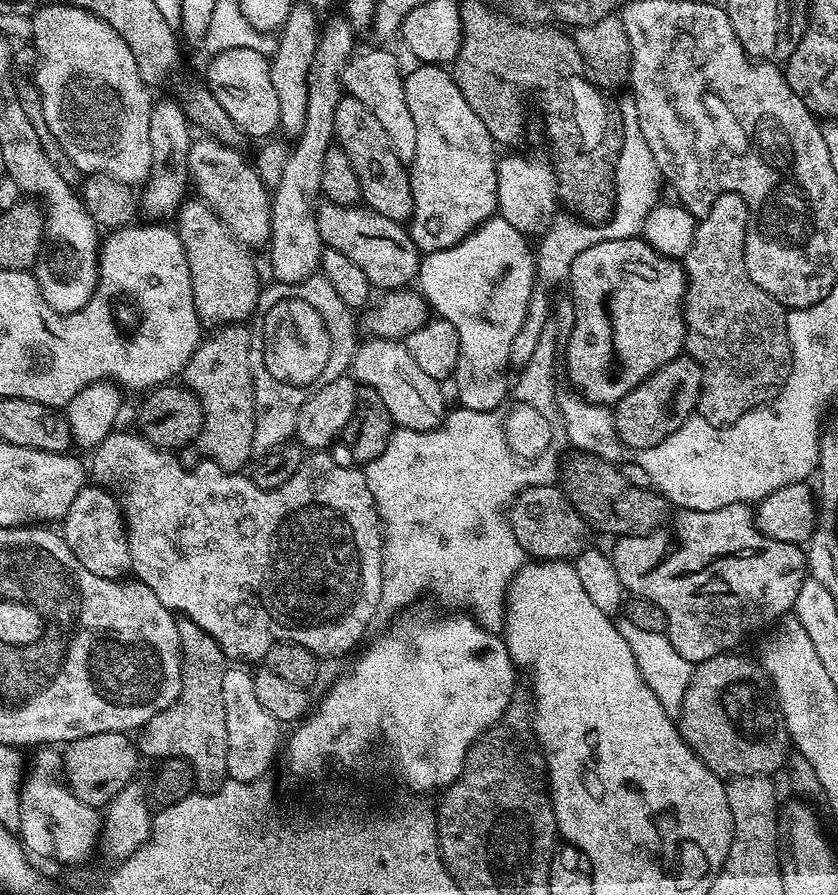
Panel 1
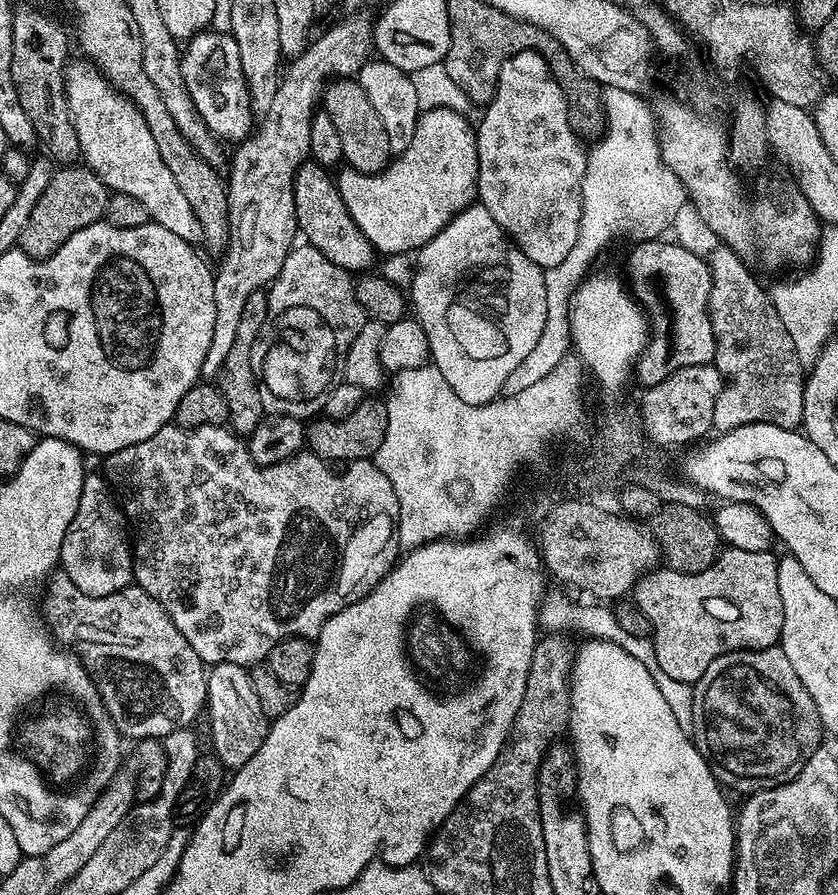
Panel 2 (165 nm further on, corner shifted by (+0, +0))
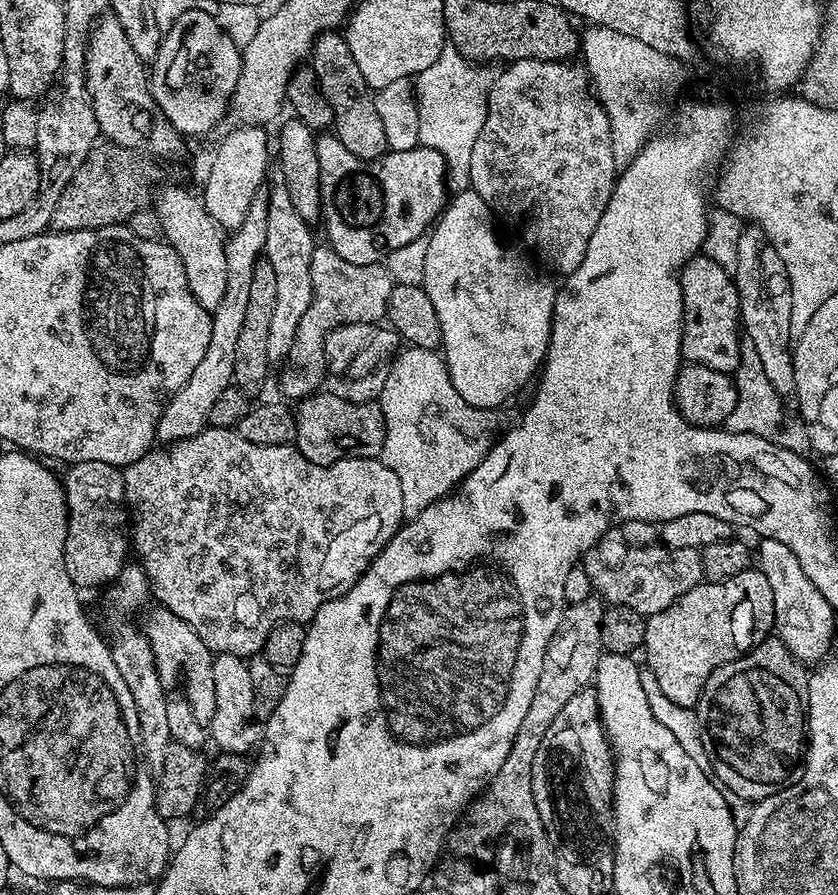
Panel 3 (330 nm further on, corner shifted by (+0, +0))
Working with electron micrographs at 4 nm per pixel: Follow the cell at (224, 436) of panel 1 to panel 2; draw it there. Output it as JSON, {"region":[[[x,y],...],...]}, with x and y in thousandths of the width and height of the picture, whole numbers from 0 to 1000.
{"region":[[[311,324],[294,333],[294,342],[289,345],[289,355],[284,359],[284,371],[279,373],[279,382],[265,404],[260,417],[260,432],[272,455],[271,477],[288,488],[296,488],[316,468],[317,461],[313,454],[313,440],[308,440],[308,427],[303,418],[303,409],[298,404],[298,396],[303,382],[308,378],[308,369],[317,360],[320,345],[319,325]]]}

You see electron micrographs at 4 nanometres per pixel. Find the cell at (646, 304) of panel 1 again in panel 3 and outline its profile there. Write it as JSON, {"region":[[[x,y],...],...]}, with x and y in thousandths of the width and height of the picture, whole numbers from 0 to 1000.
{"region":[[[832,284],[810,301],[816,339],[816,368],[811,379],[811,396],[817,403],[847,409],[858,416],[875,417],[883,407],[885,363],[882,326],[870,301],[844,284]]]}

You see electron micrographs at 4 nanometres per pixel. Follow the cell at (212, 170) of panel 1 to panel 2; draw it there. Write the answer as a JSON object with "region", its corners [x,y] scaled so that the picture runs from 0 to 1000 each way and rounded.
{"region":[[[190,25],[168,26],[165,35],[169,47],[169,74],[174,78],[174,87],[179,87],[189,105],[193,105],[193,114],[198,114],[198,124],[208,131],[208,141],[217,145],[217,154],[227,159],[234,172],[240,174],[247,183],[263,185],[266,179],[268,182],[270,174],[263,171],[264,158],[248,144],[241,127],[236,127],[236,118],[232,118],[232,109],[227,109],[227,101],[222,101],[222,92],[217,87],[217,74],[215,73],[216,50],[205,42],[198,29]]]}

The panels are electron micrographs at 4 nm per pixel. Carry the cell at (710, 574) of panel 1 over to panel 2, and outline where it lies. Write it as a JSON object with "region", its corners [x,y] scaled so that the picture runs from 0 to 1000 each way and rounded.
{"region":[[[865,611],[856,616],[854,623],[842,637],[827,644],[803,639],[788,632],[784,639],[773,637],[764,644],[757,656],[757,674],[771,686],[778,701],[777,716],[785,744],[809,762],[831,764],[842,744],[868,728],[887,728],[899,724],[925,724],[931,717],[931,705],[936,694],[933,664],[928,664],[930,625],[920,616],[896,617]]]}

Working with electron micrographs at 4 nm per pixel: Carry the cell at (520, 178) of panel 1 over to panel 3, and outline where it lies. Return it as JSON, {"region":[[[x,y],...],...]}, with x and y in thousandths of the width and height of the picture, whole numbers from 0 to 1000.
{"region":[[[612,67],[605,73],[601,82],[591,86],[589,93],[582,101],[582,122],[580,132],[570,154],[566,154],[566,165],[561,168],[562,213],[570,216],[588,238],[603,241],[613,254],[621,258],[621,264],[660,299],[663,304],[677,306],[684,304],[695,293],[699,284],[699,275],[704,270],[704,261],[709,261],[709,253],[714,253],[714,244],[718,244],[718,235],[726,229],[733,204],[733,175],[728,160],[728,136],[721,125],[721,120],[709,111],[704,102],[704,85],[696,75],[683,69],[666,67]]]}

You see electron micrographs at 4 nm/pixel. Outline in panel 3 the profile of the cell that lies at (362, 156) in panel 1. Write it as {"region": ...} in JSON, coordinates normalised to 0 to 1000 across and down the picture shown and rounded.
{"region":[[[401,34],[388,36],[372,53],[370,75],[382,93],[383,105],[388,107],[394,118],[395,142],[399,144],[400,152],[408,159],[408,163],[413,163],[413,168],[426,180],[443,181],[453,178],[464,169],[456,132],[451,132],[445,104],[432,87],[432,78],[427,78],[427,69],[422,69],[422,60],[418,60],[414,44]]]}

